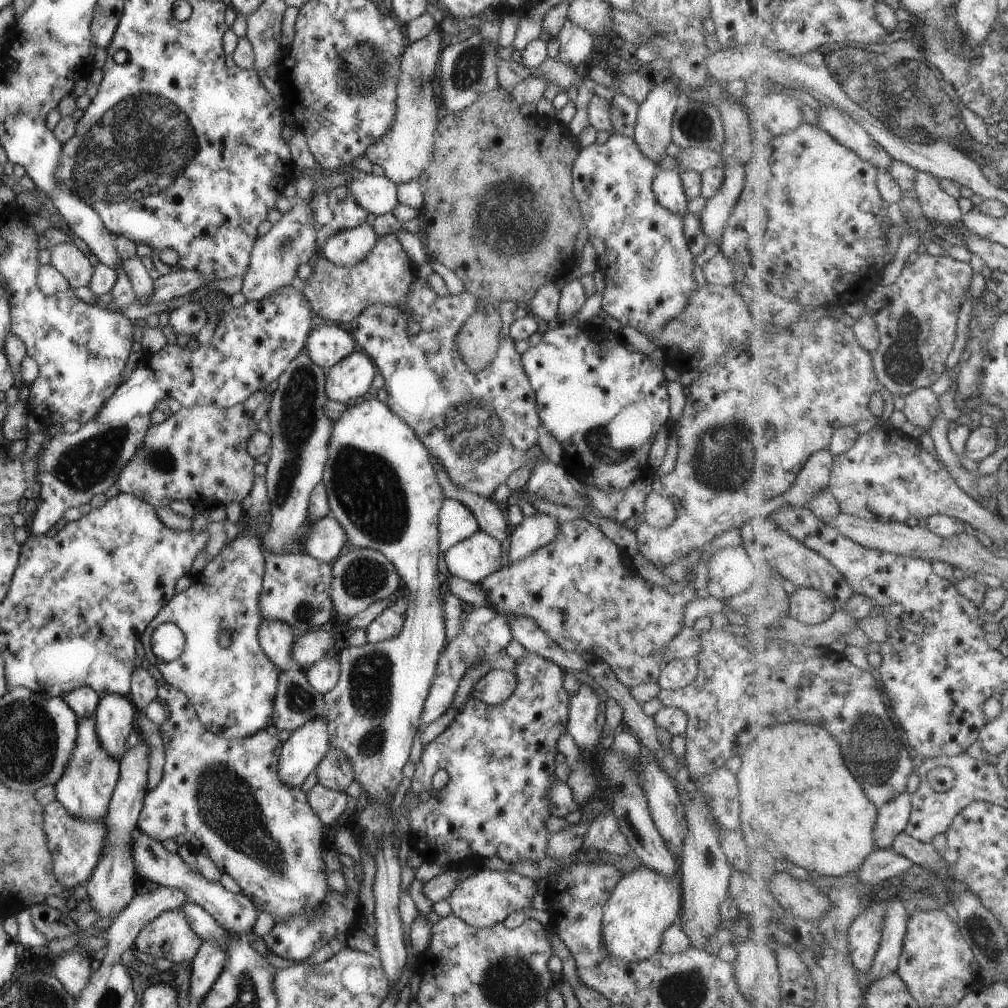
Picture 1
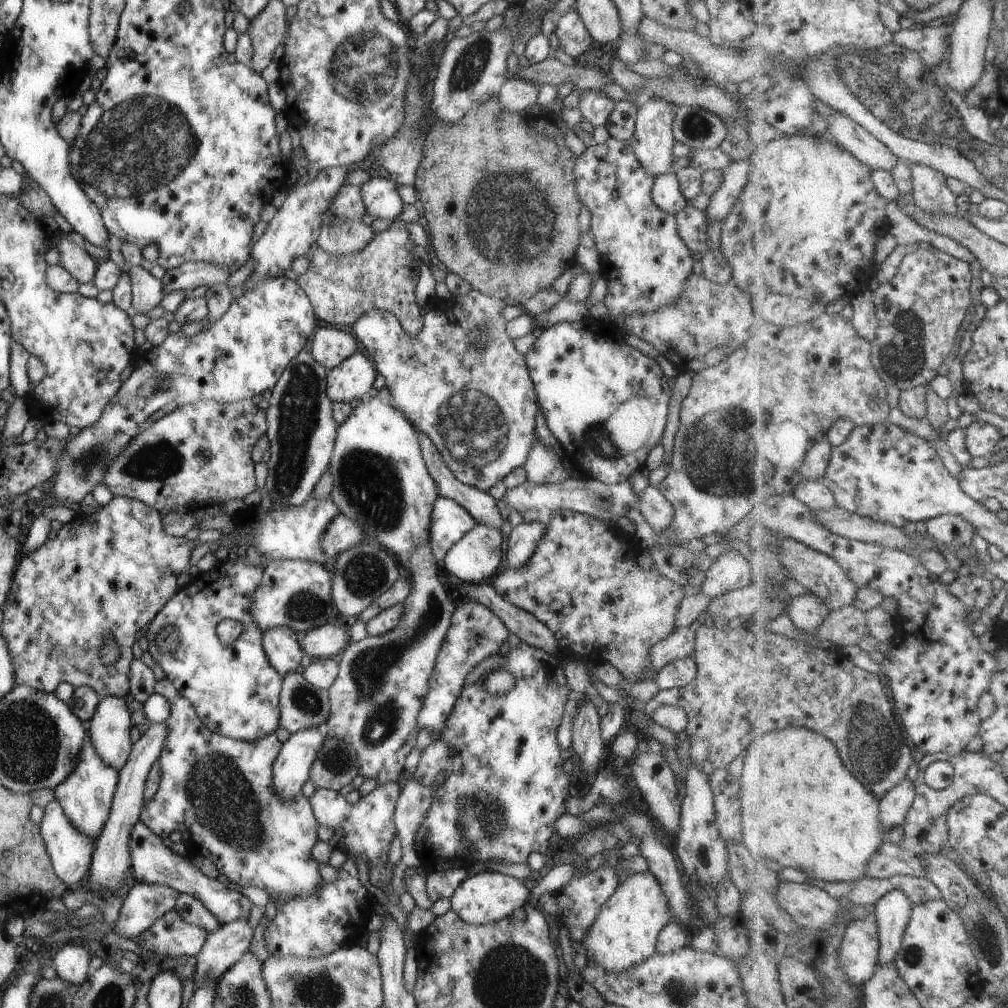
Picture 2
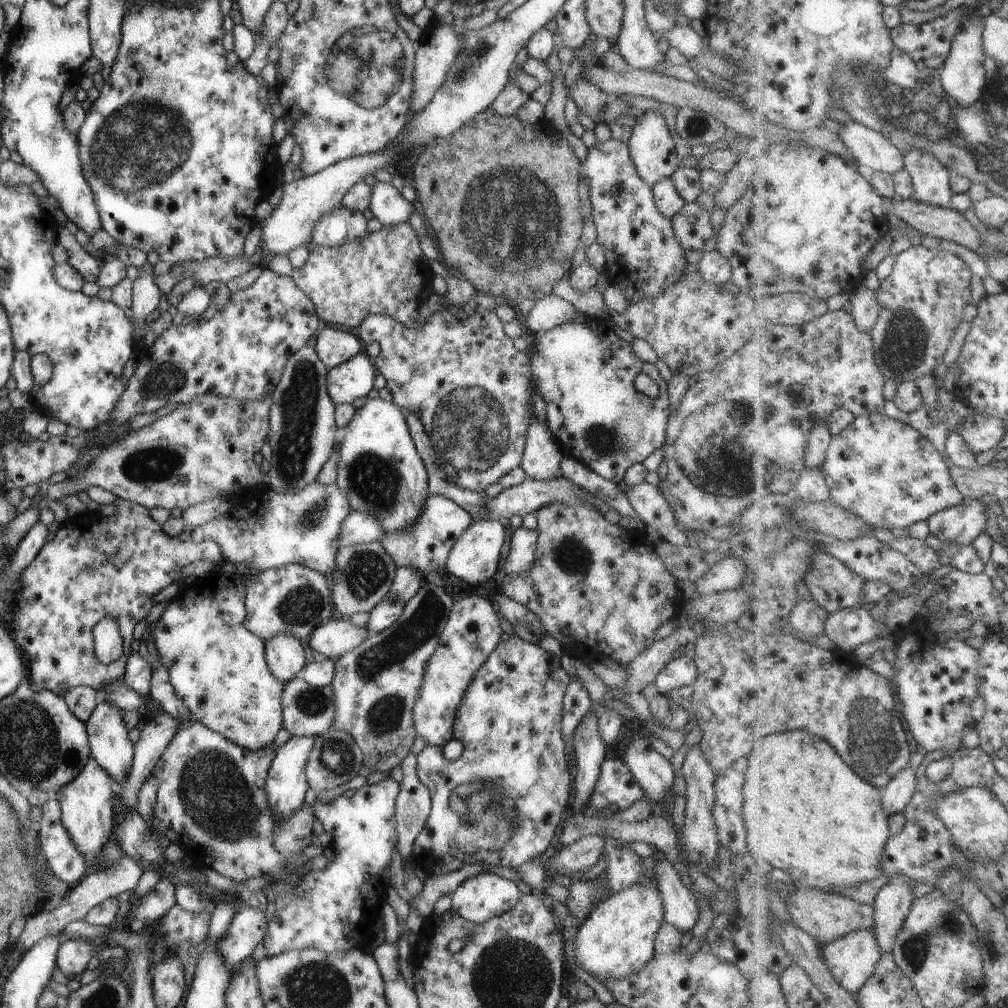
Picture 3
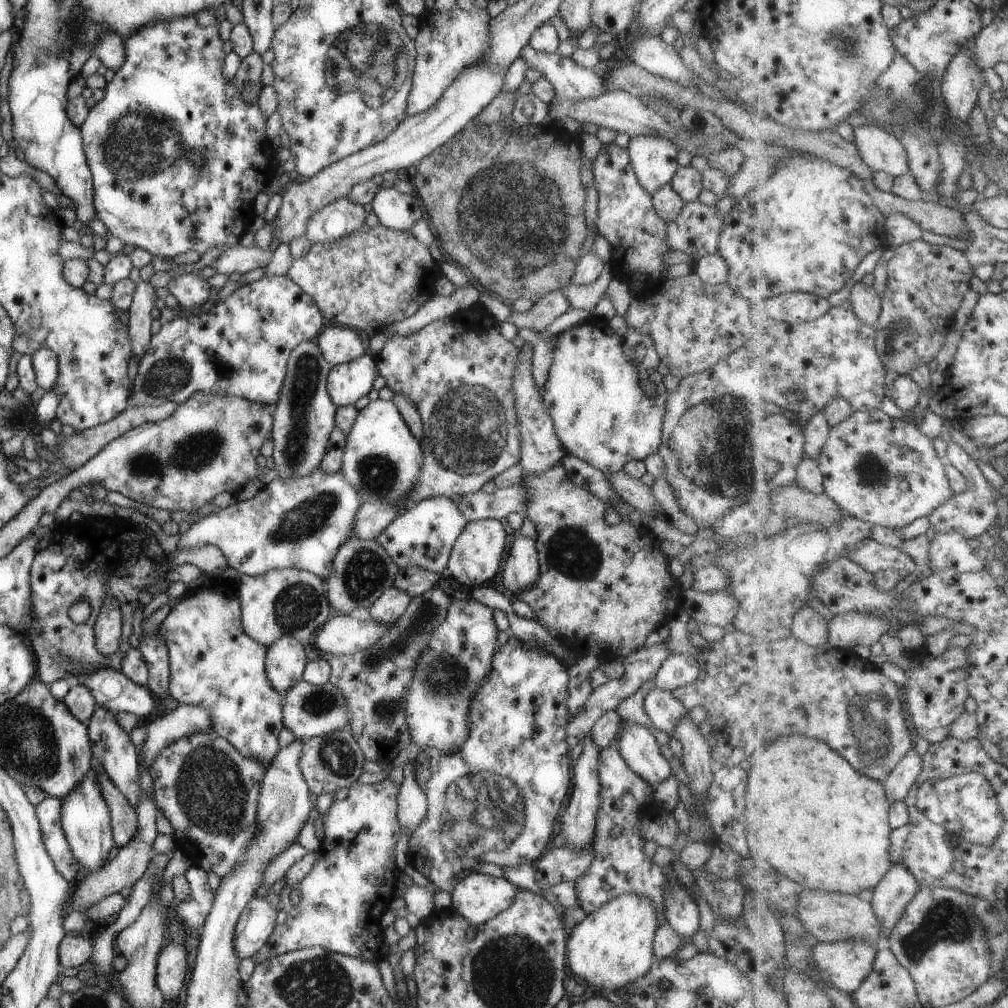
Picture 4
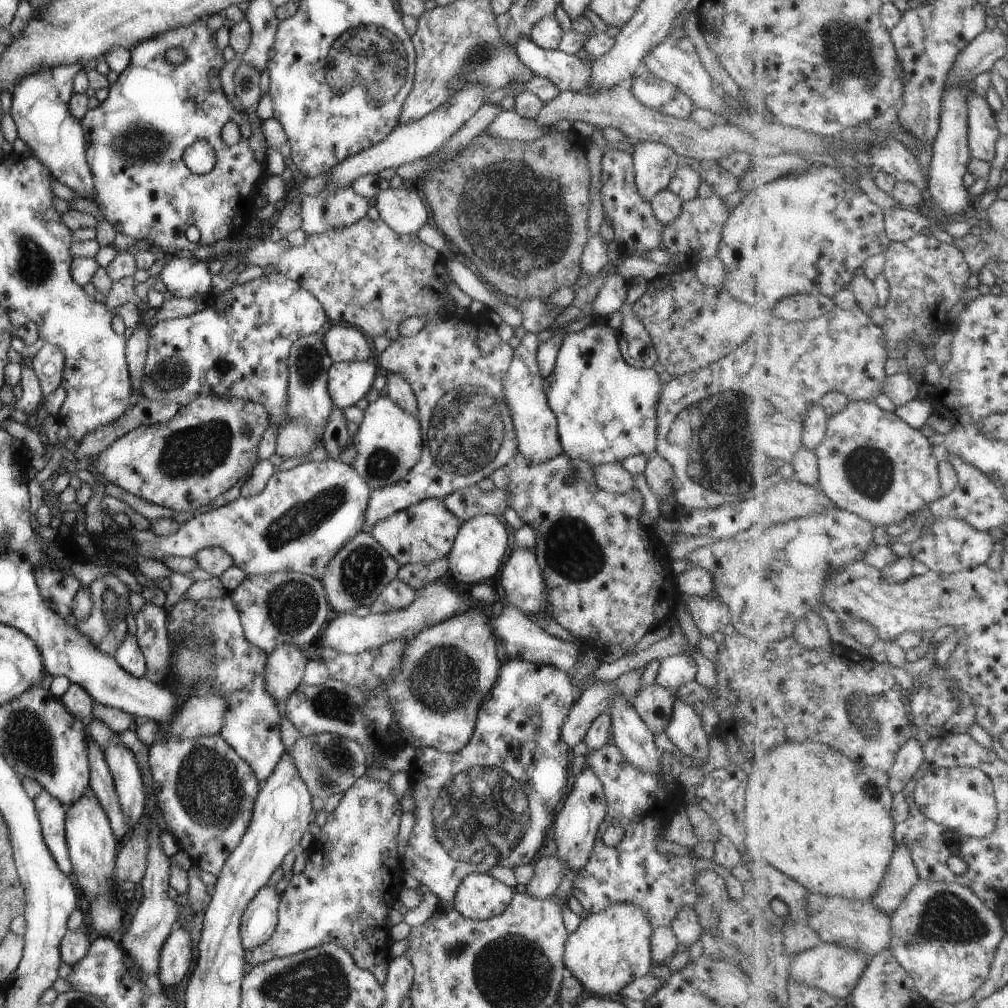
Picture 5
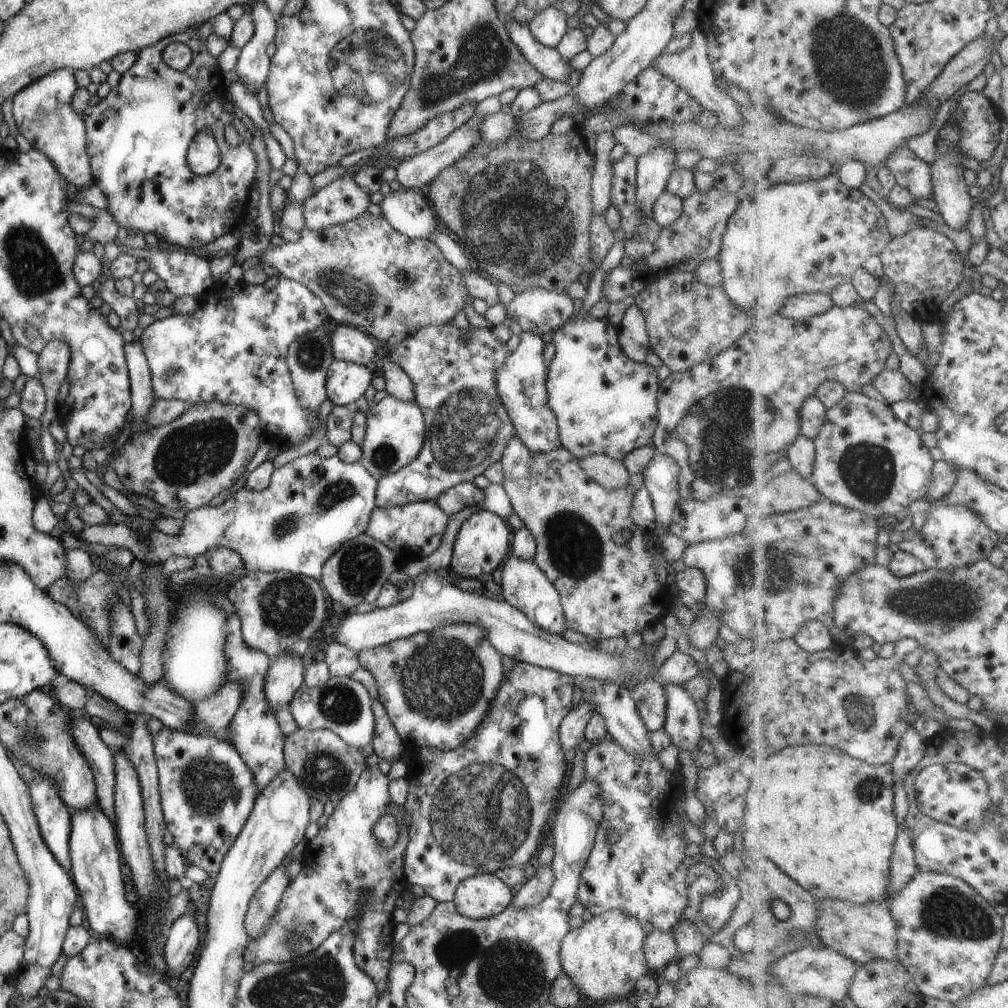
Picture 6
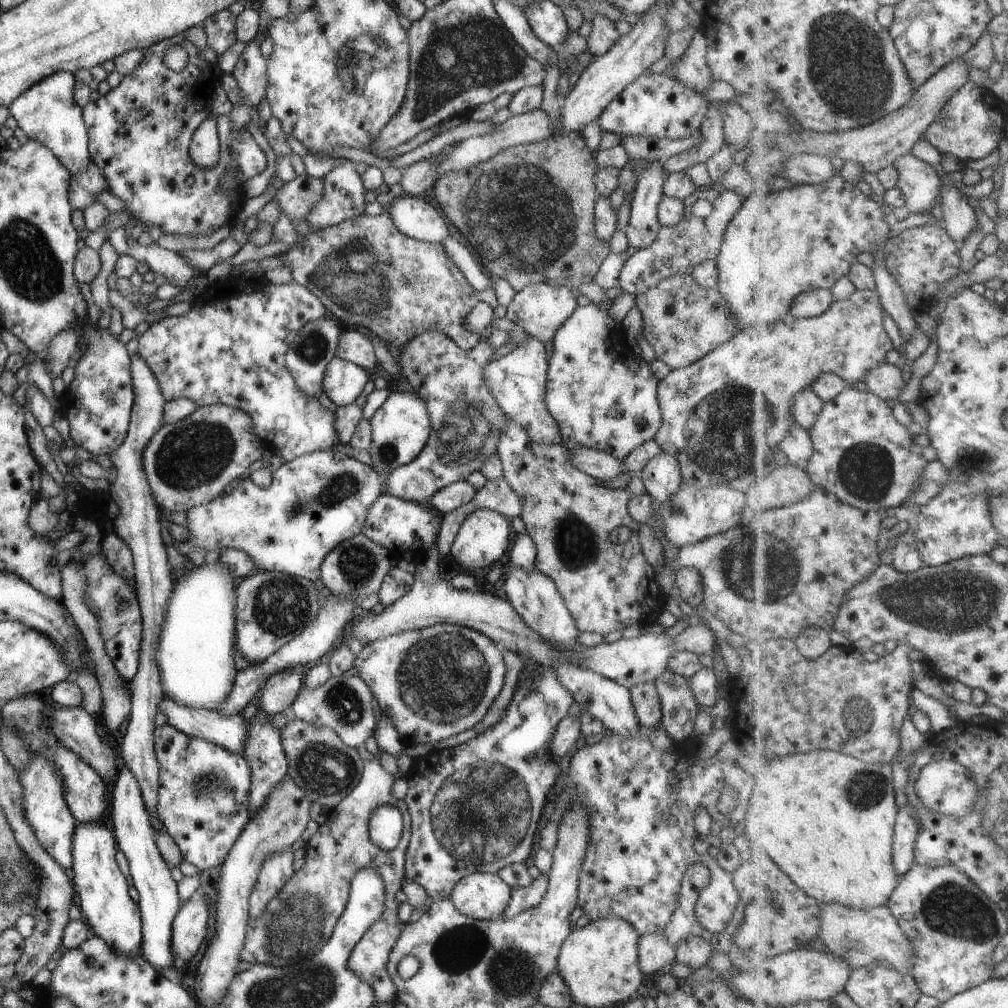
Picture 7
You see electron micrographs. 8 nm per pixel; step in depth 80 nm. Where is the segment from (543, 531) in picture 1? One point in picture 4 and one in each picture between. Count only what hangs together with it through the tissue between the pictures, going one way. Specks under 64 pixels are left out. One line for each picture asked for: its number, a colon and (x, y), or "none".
2: (522, 540)
3: (522, 546)
4: (519, 572)

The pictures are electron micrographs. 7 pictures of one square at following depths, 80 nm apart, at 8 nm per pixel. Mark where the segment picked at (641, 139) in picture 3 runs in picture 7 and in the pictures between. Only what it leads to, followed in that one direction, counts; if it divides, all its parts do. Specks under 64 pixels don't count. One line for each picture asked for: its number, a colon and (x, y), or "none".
4: (652, 156)
5: (654, 163)
6: (653, 168)
7: (642, 227)

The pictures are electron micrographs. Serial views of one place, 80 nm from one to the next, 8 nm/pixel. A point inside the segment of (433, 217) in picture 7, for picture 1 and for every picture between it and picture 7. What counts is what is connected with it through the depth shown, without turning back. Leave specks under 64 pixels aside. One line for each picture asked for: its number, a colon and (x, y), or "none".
1: (376, 194)
2: (380, 196)
3: (387, 205)
4: (395, 210)
5: (402, 210)
6: (406, 210)

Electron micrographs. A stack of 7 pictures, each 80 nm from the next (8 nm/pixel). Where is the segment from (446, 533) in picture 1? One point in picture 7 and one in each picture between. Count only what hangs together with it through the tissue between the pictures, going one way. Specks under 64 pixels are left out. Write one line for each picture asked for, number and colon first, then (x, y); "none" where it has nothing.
2: (449, 522)
3: (423, 546)
4: (421, 536)
5: (421, 533)
6: (414, 530)
7: (400, 526)

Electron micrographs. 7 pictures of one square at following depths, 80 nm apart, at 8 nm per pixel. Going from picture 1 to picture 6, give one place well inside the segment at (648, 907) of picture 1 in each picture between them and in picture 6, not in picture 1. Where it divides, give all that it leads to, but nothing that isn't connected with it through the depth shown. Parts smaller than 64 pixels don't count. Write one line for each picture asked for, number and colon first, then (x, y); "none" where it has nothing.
2: (624, 933)
3: (617, 938)
4: (611, 946)
5: (610, 948)
6: (604, 956)

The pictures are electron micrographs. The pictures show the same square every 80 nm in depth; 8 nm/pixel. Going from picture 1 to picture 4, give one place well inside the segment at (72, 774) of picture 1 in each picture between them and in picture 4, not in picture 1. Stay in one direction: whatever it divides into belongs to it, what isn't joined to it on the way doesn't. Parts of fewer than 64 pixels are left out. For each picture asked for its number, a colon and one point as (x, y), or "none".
2: (85, 794)
3: (85, 802)
4: (84, 816)

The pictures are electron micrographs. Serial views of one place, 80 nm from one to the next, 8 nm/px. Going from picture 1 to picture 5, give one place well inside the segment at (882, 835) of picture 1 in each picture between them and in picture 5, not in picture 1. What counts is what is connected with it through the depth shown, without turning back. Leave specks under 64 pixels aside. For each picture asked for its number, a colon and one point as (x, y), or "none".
2: (894, 807)
3: (896, 797)
4: (898, 785)
5: (911, 758)

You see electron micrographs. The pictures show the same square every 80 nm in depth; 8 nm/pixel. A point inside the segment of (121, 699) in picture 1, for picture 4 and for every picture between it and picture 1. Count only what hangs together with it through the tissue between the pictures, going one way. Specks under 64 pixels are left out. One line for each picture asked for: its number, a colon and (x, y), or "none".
2: (108, 728)
3: (109, 745)
4: (110, 745)

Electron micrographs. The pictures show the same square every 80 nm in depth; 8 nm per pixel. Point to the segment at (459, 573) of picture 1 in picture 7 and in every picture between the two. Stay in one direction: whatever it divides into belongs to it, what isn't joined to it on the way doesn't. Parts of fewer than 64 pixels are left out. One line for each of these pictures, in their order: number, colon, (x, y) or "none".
2: (475, 556)
3: (473, 558)
4: (474, 558)
5: (477, 550)
6: (479, 545)
7: (482, 538)

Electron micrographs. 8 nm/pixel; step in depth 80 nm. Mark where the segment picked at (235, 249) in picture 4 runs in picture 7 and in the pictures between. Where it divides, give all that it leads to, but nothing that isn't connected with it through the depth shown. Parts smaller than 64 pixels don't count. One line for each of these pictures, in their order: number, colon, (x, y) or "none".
5: (369, 277)
6: (368, 276)
7: (369, 276)

